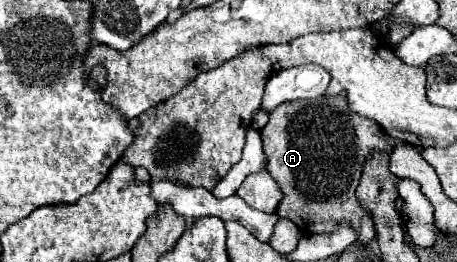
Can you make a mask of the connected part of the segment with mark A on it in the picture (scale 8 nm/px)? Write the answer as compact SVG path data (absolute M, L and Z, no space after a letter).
M322 96L276 106L270 112L270 122L260 134L268 156L266 170L284 192L284 200L278 206L280 218L292 220L302 234L332 232L338 222L348 222L358 230L358 242L364 244L374 238L372 214L358 202L356 186L366 158L374 150L384 154L392 150L382 126L354 114L346 106L346 98Z

